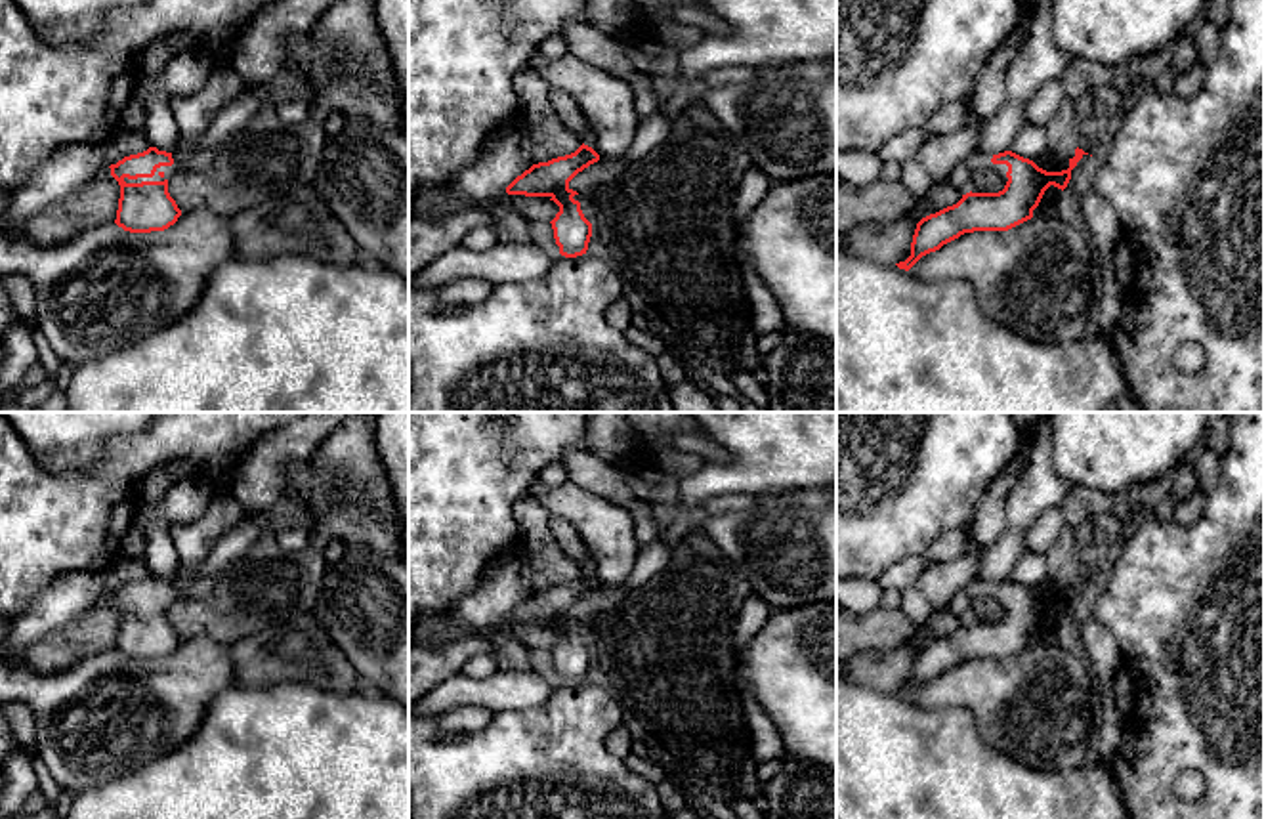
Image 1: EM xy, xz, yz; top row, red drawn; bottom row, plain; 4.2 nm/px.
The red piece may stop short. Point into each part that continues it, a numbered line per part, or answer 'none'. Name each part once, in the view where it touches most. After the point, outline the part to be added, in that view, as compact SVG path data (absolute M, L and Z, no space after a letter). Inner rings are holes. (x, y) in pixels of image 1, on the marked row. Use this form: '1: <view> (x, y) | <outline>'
1: xy (203, 157) | M216 147L208 149L199 149L189 160L178 162L174 160L172 166L160 166L157 168L153 178L137 178L137 179L128 179L124 178L126 183L141 183L141 181L164 181L170 179L176 174L189 174L189 172L202 172L206 170L218 157Z

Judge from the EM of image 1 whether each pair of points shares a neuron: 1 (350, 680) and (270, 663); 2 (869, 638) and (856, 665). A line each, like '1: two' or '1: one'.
1: one
2: two

